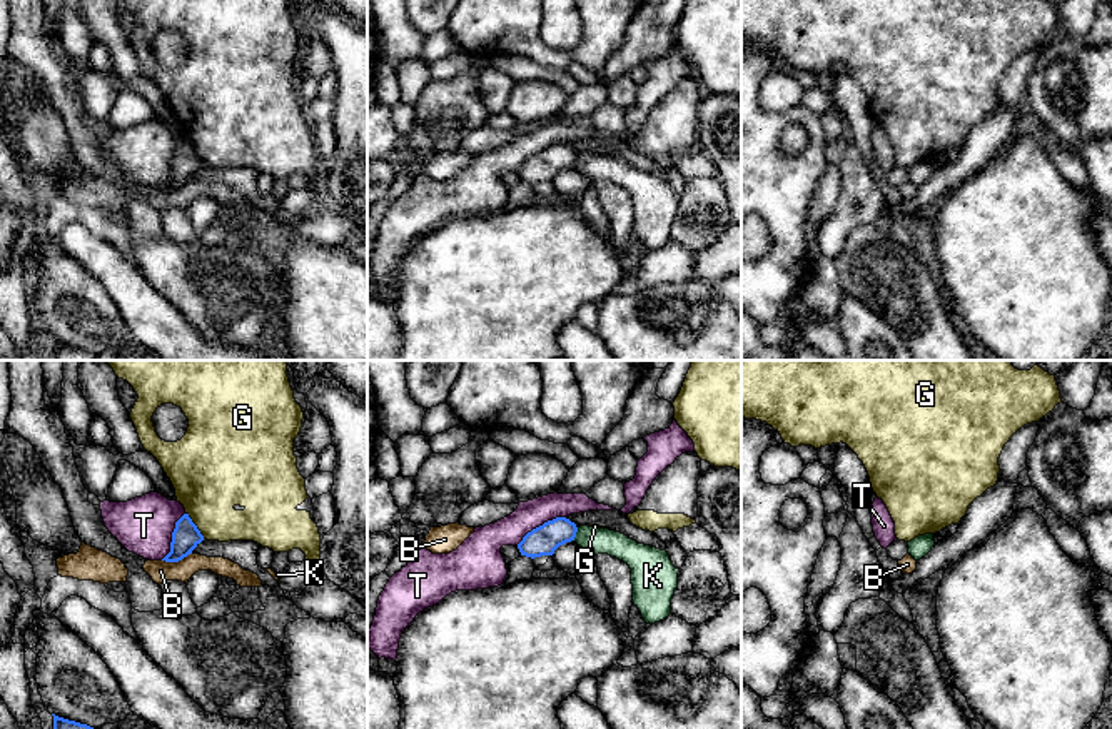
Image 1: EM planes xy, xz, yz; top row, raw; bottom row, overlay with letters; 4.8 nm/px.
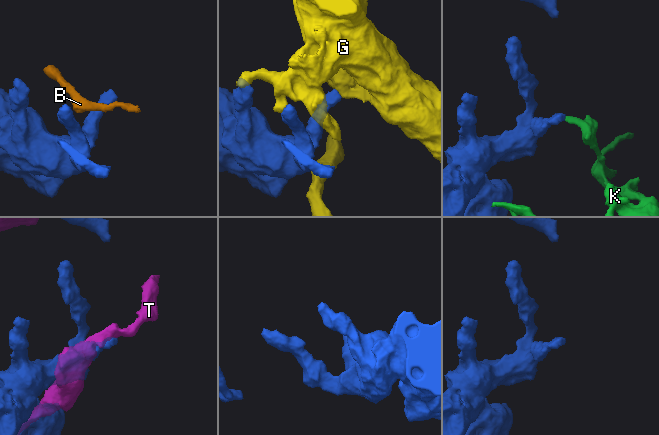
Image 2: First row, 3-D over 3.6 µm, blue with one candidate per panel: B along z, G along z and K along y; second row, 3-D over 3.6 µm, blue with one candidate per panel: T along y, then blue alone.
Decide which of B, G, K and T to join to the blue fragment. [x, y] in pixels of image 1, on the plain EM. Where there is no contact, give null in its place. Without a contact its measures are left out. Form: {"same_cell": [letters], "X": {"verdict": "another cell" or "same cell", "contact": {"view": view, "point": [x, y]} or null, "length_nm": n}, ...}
{"same_cell": [], "B": {"verdict": "another cell", "contact": {"view": "xy", "point": [176, 187]}, "length_nm": 150}, "G": {"verdict": "another cell", "contact": {"view": "xy", "point": [196, 152]}, "length_nm": 160}, "K": {"verdict": "another cell", "contact": {"view": "xz", "point": [575, 160]}, "length_nm": 70}, "T": {"verdict": "another cell", "contact": {"view": "xz", "point": [540, 152]}, "length_nm": 280}}

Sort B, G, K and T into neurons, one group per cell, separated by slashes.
B K / G / T

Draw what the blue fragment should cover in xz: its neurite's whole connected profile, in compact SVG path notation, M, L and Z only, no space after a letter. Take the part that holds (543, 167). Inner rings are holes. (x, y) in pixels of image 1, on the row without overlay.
M556 143L528 158L518 170L518 175L521 182L531 185L553 182L559 172L574 167L576 158L574 148L566 143Z

